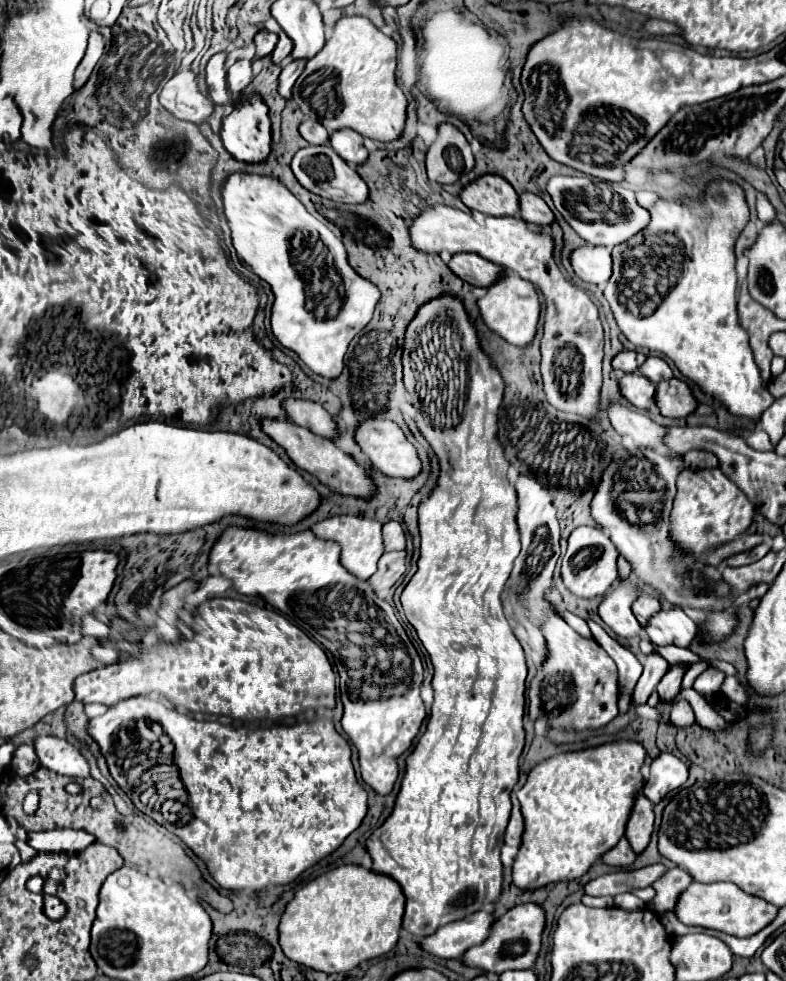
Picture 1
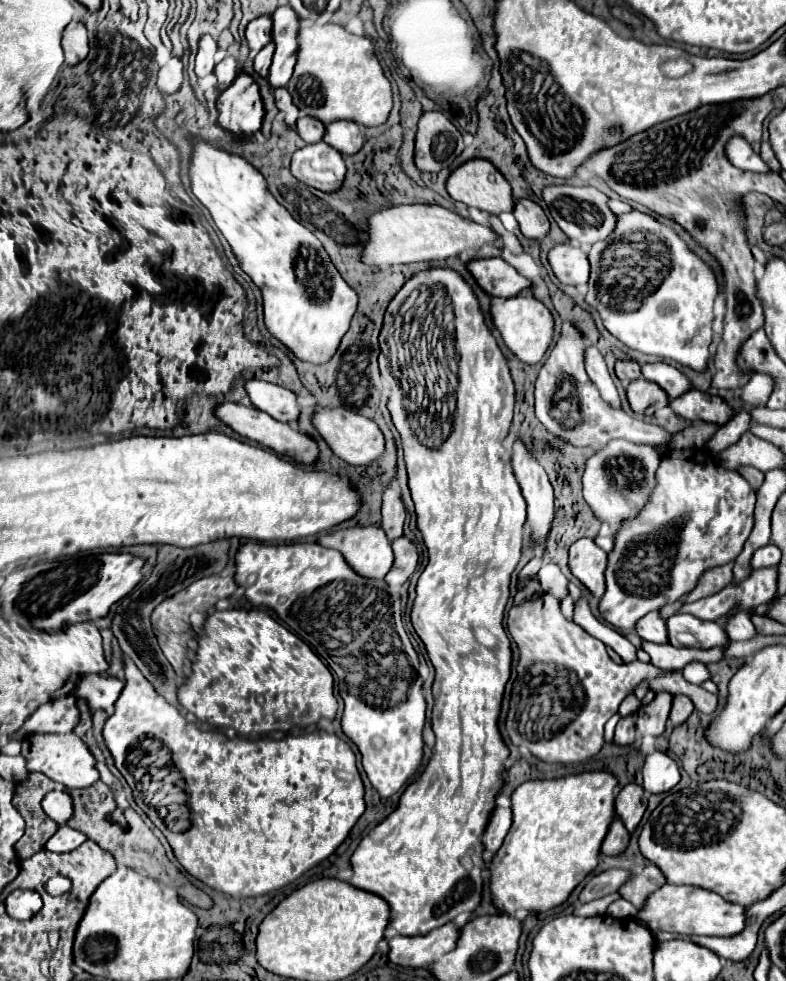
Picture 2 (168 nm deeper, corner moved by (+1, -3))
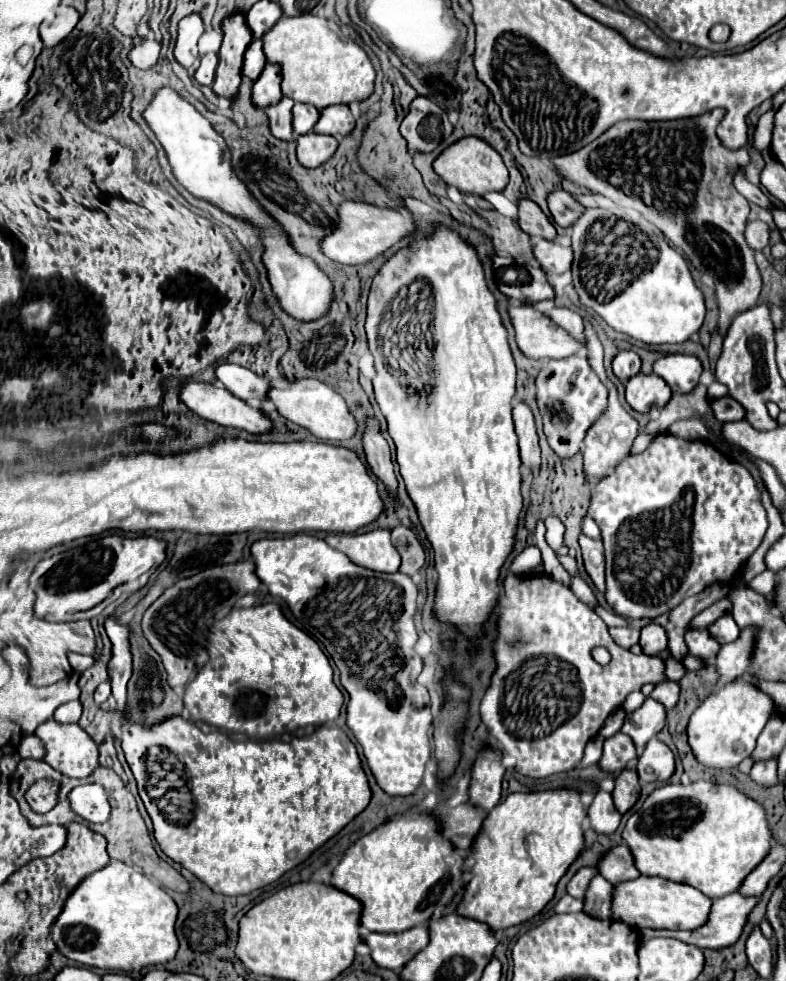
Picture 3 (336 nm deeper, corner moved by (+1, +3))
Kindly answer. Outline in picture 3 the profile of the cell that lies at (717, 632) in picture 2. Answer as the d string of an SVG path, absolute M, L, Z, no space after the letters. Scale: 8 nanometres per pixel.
M724 615L724 617L720 617L716 623L712 623L712 625L708 627L708 633L710 633L720 645L724 645L724 643L730 643L730 641L734 641L734 639L738 637L740 627L738 627L736 621L732 619L732 615Z

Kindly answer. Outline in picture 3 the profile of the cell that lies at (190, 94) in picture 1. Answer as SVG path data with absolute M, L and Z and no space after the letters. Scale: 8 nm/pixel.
M146 39L130 51L130 61L138 69L152 69L158 63L158 57L160 57L160 43L156 43L154 39Z

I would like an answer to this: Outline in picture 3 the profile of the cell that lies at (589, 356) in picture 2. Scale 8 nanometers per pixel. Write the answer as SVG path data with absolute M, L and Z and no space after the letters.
M556 307L554 311L548 313L552 321L556 321L562 329L566 329L570 333L572 339L584 343L586 347L586 335L584 335L584 321L582 317L576 313L576 311L570 311L570 309L562 309L562 307Z

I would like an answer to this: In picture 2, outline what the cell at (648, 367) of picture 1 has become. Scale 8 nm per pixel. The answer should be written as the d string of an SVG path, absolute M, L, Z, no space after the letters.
M664 361L642 365L642 375L648 381L658 383L668 393L670 399L676 399L676 397L684 395L684 391L692 389L692 383L688 381L688 377L682 371L678 371L676 367L664 363Z

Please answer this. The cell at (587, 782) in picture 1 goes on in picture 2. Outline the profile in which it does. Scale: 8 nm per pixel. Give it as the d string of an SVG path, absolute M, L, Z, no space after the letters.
M604 771L566 775L560 779L526 781L512 793L512 827L490 861L490 897L492 905L502 913L514 915L518 909L528 913L542 913L558 907L568 899L570 891L590 873L598 863L600 843L614 817L614 799L618 781Z

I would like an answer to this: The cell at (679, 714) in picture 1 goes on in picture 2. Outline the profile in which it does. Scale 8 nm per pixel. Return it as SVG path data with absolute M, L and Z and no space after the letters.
M674 695L674 697L672 697L670 721L672 721L674 725L684 723L692 711L694 711L694 703L692 703L686 695Z

